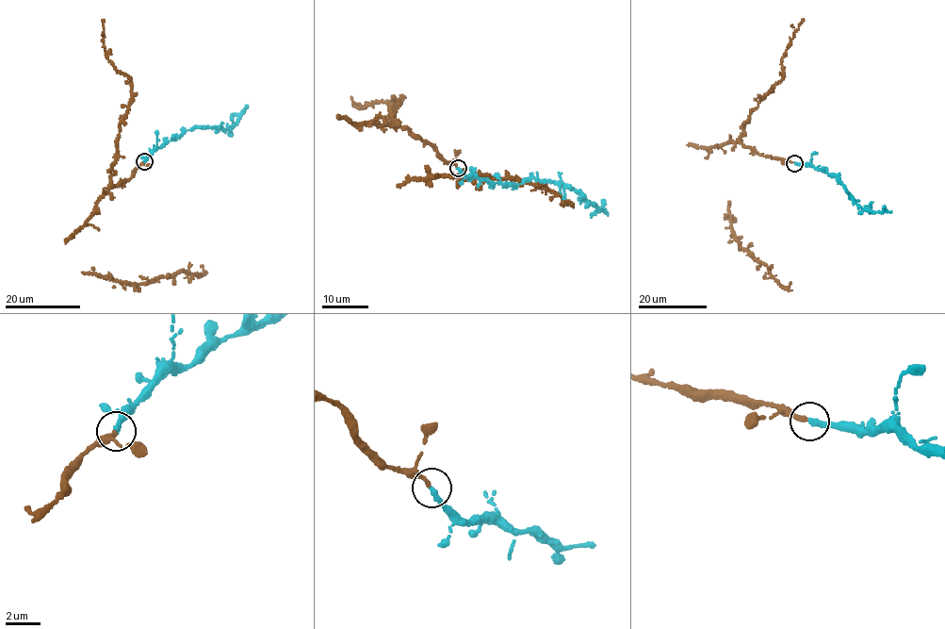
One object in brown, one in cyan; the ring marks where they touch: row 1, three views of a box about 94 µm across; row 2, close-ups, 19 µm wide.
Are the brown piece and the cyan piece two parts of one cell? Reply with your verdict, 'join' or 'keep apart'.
join

